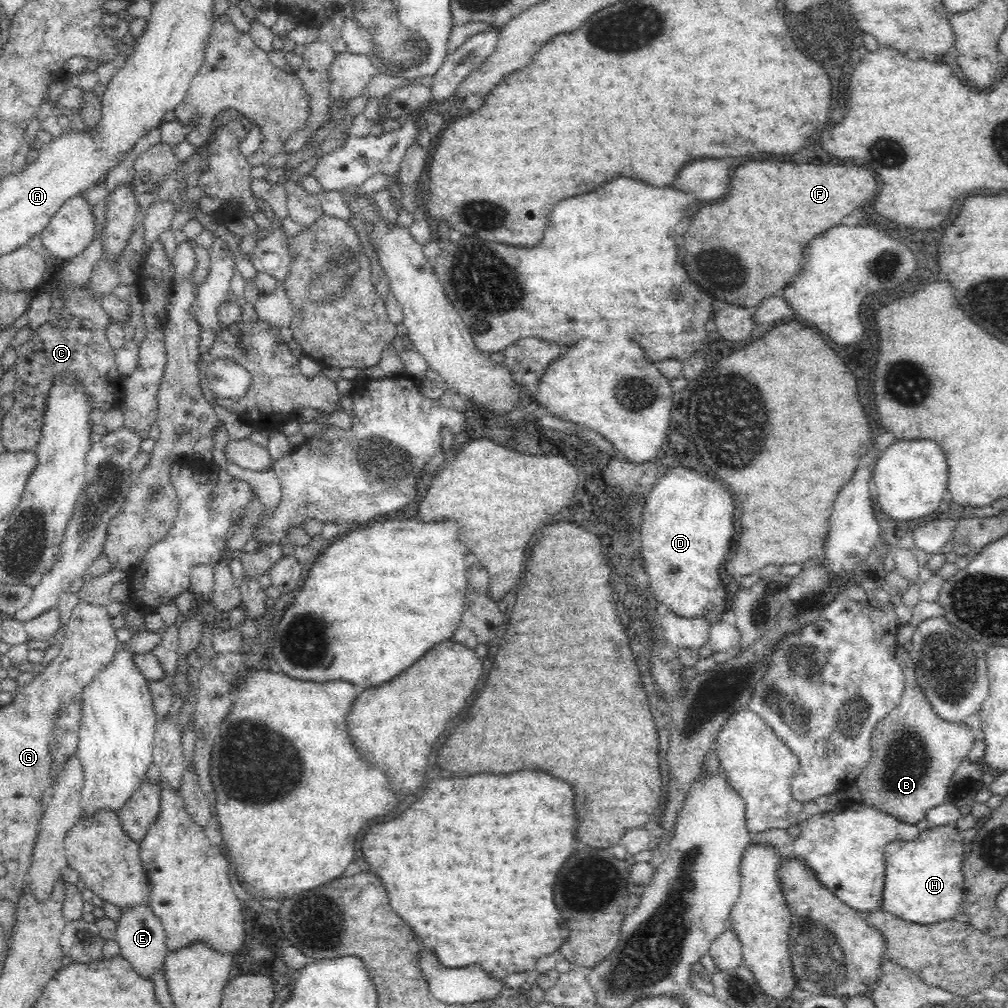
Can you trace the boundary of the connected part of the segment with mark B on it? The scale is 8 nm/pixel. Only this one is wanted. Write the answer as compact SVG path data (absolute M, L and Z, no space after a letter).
M902 645L897 650L905 678L901 701L874 727L872 758L854 783L864 805L878 808L901 822L916 824L926 817L928 810L947 802L951 779L968 757L975 737L965 722L948 722L936 714L917 681L909 652Z

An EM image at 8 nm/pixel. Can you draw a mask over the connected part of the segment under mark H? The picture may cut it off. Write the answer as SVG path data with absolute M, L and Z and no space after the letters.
M956 826L920 830L914 840L895 840L885 846L885 883L880 909L916 924L954 919L964 903L964 840Z

